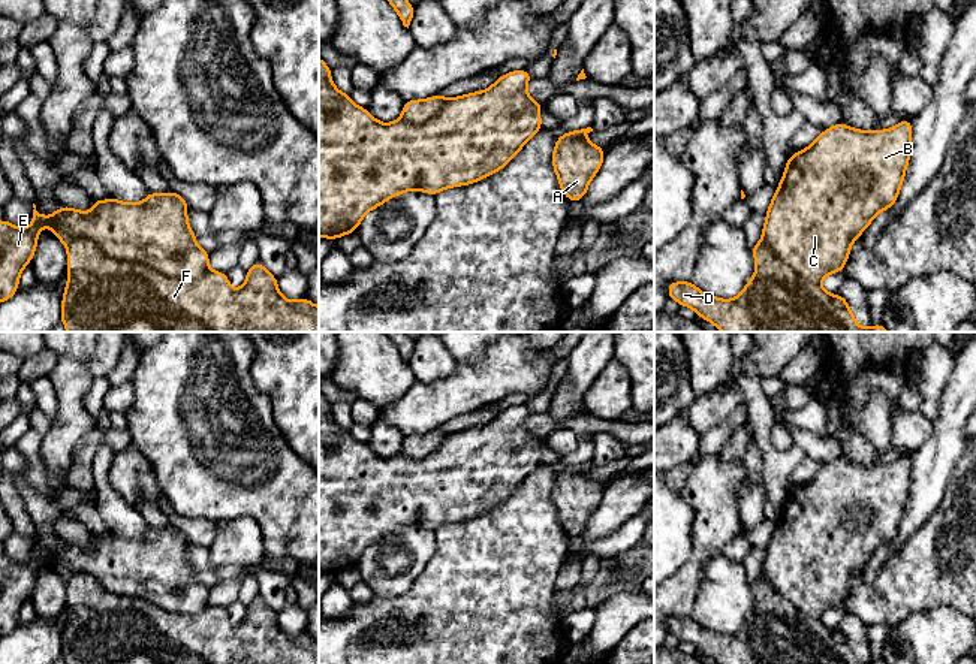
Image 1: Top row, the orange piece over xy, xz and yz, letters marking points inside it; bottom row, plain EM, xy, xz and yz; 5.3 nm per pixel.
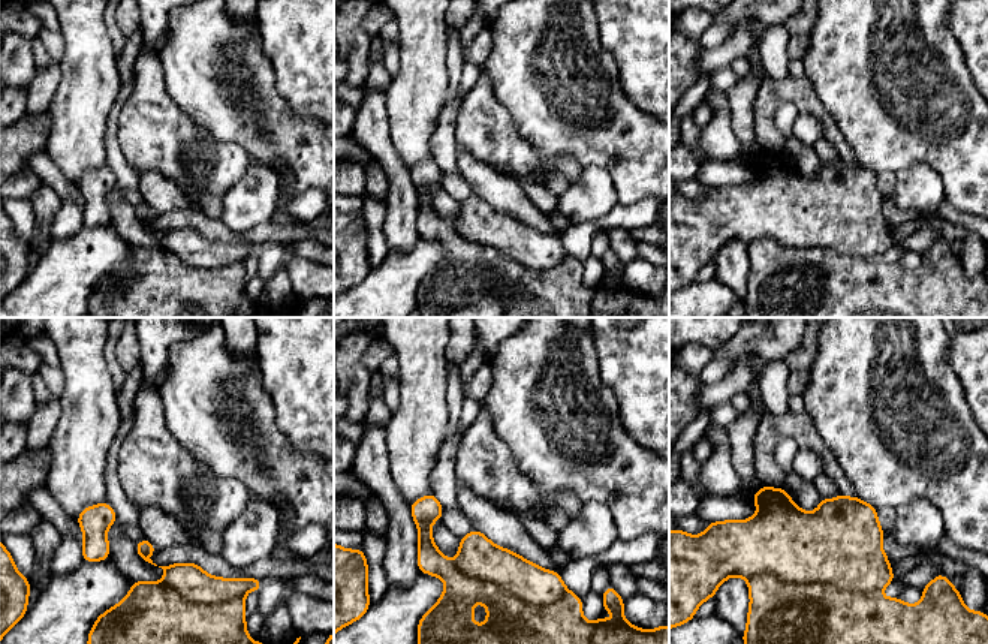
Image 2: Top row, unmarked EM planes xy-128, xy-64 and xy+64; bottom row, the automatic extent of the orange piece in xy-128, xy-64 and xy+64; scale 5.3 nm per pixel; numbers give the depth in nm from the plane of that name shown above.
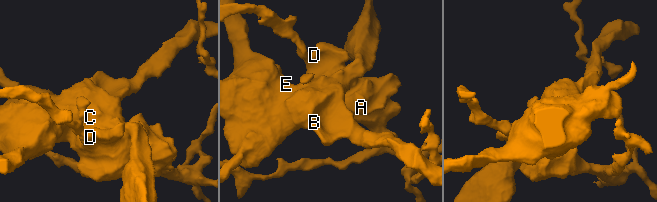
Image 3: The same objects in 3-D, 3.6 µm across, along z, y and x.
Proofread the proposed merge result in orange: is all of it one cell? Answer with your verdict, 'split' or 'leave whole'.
leave whole

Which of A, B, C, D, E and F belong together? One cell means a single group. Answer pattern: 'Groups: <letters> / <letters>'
Groups: A B C D E F

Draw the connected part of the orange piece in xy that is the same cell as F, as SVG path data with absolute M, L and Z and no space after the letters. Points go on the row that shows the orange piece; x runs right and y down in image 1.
M150 191L139 203L114 197L91 200L91 212L60 206L51 217L40 215L33 203L33 221L27 229L0 220L0 302L18 292L19 275L33 259L39 232L49 224L52 233L67 247L69 280L61 302L61 323L67 332L319 332L319 307L307 298L284 299L277 278L260 262L247 269L240 290L231 287L225 272L210 271L210 253L196 245L196 235L187 221L189 205L178 193Z

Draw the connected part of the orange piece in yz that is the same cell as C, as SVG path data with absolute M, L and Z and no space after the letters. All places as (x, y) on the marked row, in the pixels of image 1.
M900 120L889 130L873 132L856 130L843 123L834 124L810 147L789 156L783 178L766 211L762 241L751 248L756 272L741 293L732 301L719 299L701 292L690 281L675 281L668 284L668 296L681 307L690 307L701 319L723 332L888 332L882 323L870 329L861 328L846 299L825 292L819 283L826 275L843 271L853 241L879 212L897 202L910 160L910 148L912 120Z

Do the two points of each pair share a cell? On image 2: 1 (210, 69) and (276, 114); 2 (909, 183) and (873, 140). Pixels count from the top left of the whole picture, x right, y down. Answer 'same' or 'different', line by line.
1: same
2: different

